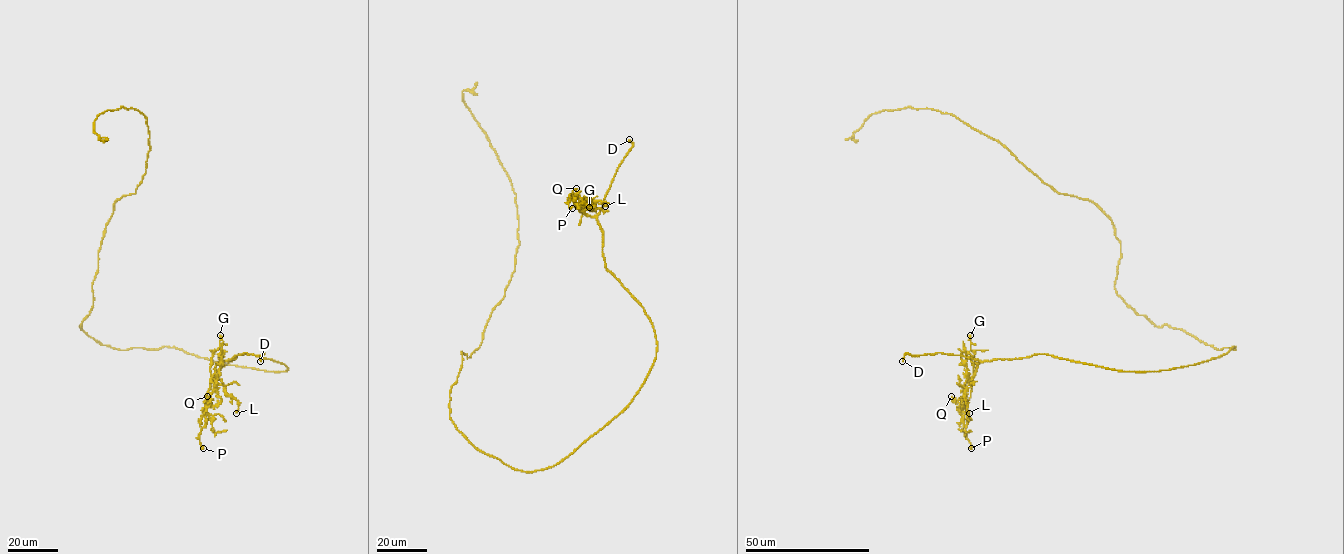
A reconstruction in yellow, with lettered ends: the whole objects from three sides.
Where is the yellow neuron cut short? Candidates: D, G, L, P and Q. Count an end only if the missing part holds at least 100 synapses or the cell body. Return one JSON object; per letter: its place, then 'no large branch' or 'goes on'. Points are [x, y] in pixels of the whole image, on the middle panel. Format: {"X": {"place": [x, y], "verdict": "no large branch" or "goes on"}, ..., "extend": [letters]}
{"D": {"place": [629, 139], "verdict": "goes on"}, "G": {"place": [589, 207], "verdict": "no large branch"}, "L": {"place": [605, 206], "verdict": "no large branch"}, "P": {"place": [572, 208], "verdict": "no large branch"}, "Q": {"place": [576, 188], "verdict": "no large branch"}, "extend": ["D"]}

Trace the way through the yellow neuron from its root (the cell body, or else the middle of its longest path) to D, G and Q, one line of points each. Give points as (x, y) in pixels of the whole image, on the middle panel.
D: (462, 433), (514, 468), (544, 470), (643, 383), (654, 327), (607, 270), (596, 216), (629, 139)
G: (462, 433), (514, 468), (544, 470), (643, 383), (654, 327), (607, 270), (599, 223), (579, 210), (589, 207)
Q: (462, 433), (514, 468), (550, 468), (630, 403), (652, 365), (651, 320), (607, 270), (602, 229), (576, 188)

